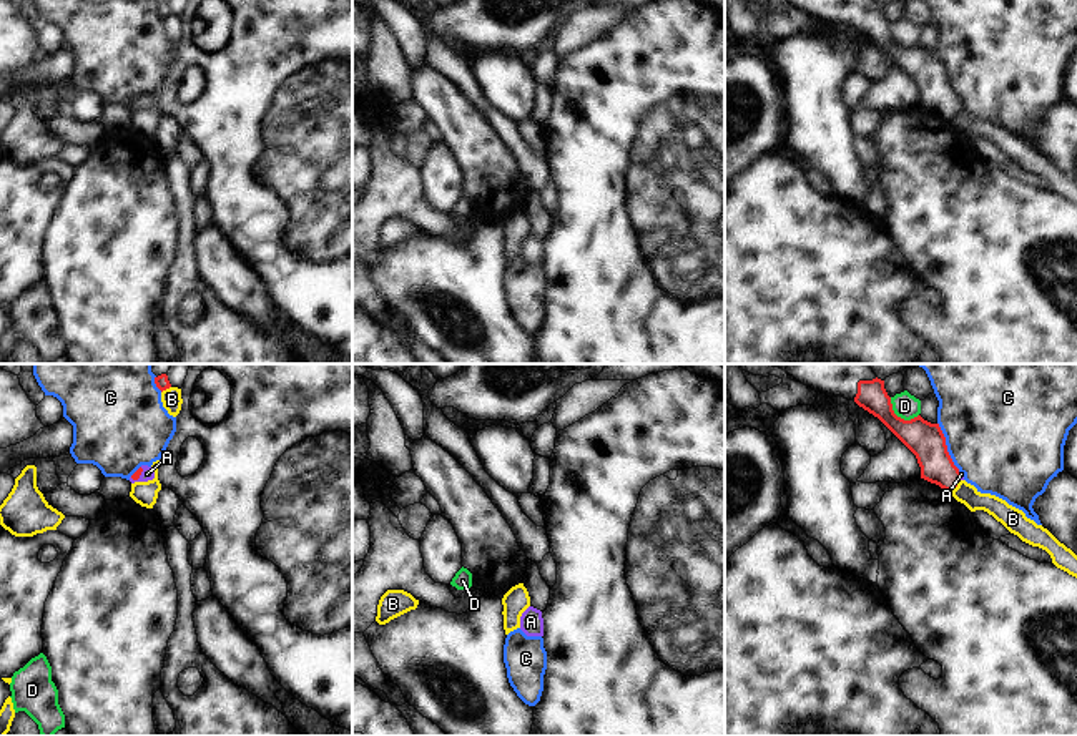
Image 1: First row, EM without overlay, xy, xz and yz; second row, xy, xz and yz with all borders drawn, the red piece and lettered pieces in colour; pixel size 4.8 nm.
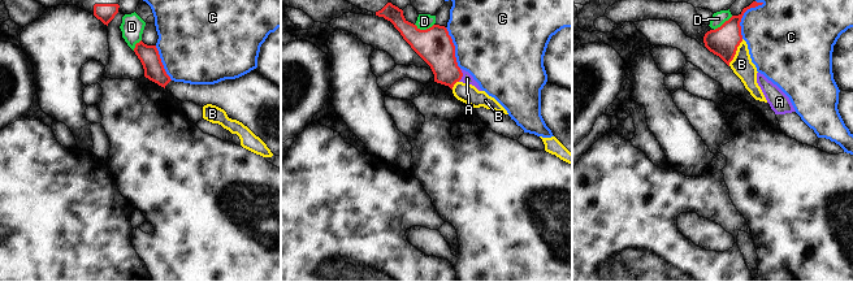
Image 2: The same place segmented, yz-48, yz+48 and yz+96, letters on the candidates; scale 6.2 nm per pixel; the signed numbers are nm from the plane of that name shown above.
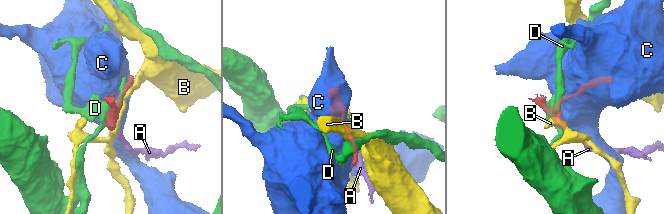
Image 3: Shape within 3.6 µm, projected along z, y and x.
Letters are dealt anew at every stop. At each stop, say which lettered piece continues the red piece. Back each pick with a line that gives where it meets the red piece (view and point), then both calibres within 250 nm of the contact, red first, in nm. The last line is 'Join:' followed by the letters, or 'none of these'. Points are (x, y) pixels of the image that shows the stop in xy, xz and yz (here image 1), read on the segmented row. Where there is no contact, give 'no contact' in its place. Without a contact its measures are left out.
A: meets red in xy at (140, 474); 40 nm thick on the red side, 60 nm on the other
Join: A

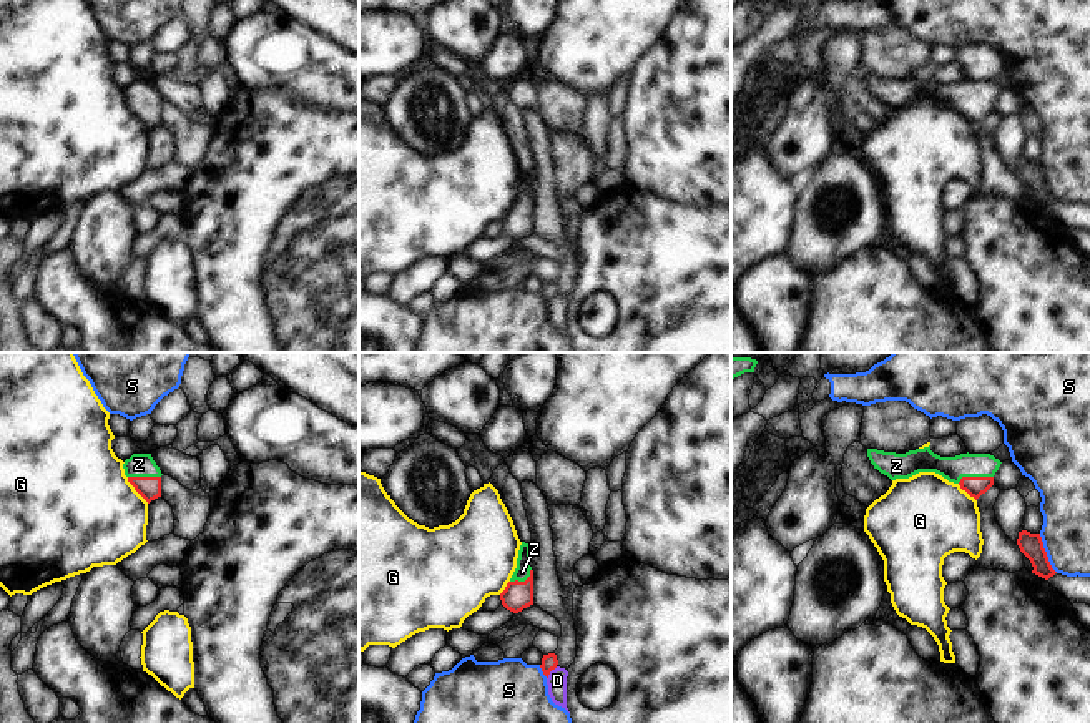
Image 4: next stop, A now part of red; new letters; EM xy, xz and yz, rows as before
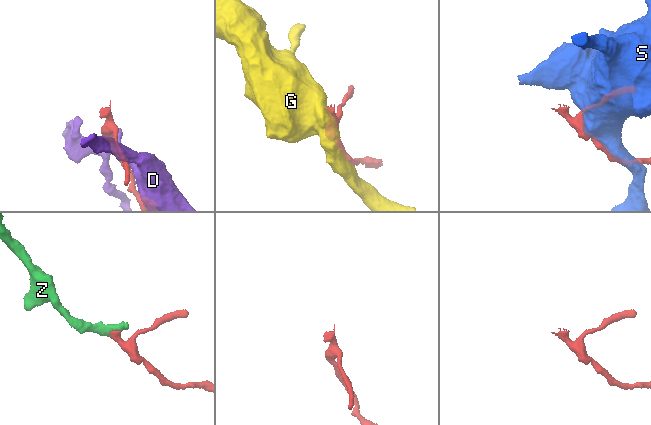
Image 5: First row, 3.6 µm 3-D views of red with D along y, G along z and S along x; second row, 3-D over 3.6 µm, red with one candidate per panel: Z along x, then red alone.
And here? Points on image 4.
Z: meets red in yz at (974, 477); 100 nm thick on the red side, 120 nm on the other
Join: Z

